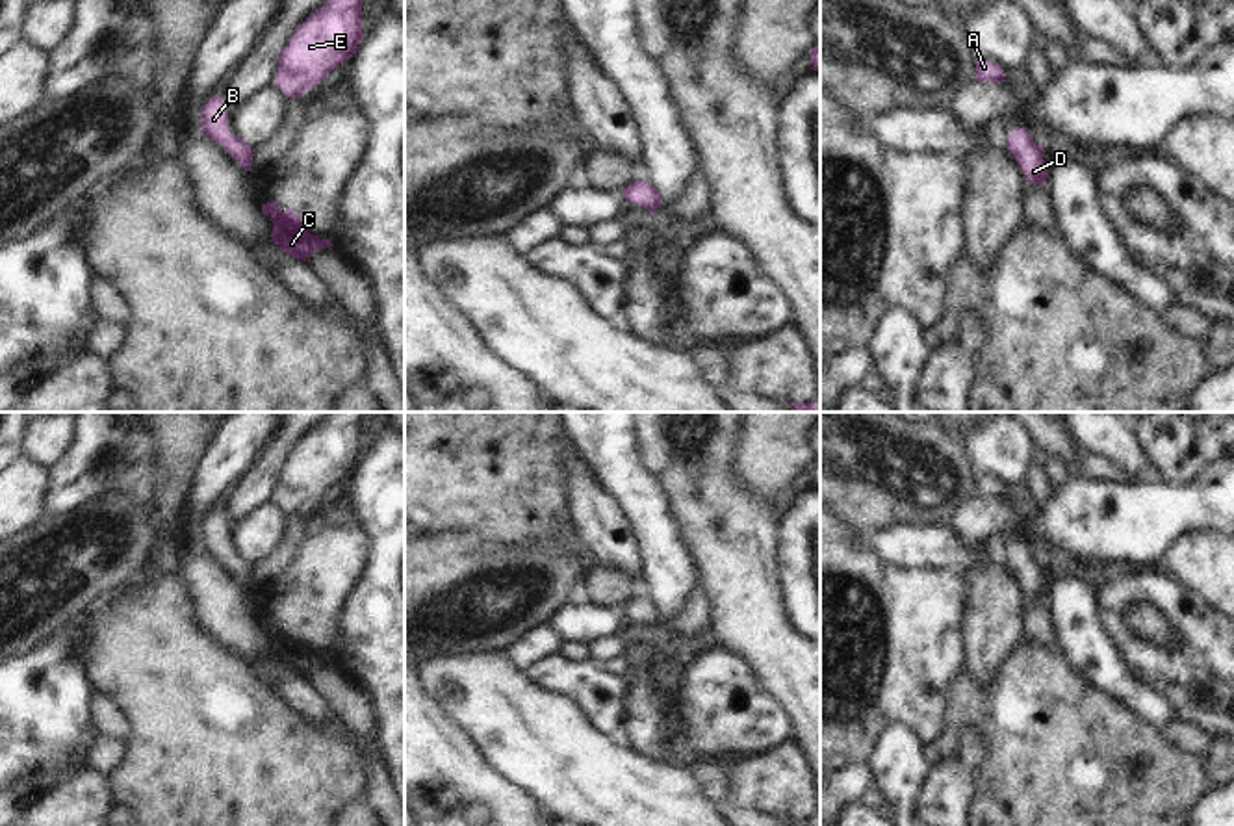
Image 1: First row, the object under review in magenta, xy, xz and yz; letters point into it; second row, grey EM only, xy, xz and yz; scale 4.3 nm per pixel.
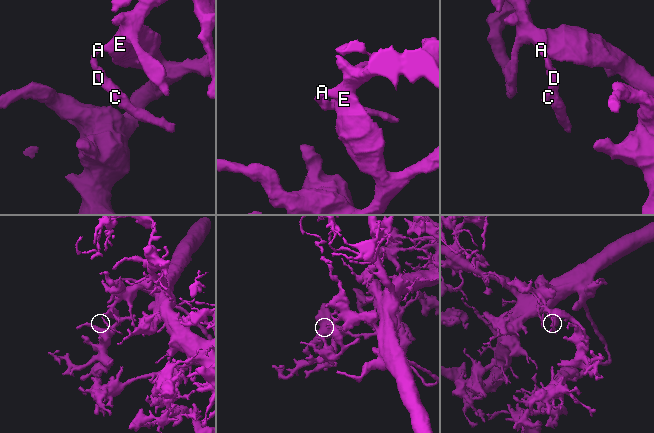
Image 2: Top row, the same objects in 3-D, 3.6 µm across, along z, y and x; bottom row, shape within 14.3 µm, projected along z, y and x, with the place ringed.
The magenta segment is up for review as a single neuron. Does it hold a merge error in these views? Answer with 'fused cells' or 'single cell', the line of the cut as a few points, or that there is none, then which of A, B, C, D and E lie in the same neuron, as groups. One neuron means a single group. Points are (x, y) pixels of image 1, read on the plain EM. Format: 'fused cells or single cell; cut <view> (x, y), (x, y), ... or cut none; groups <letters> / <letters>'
single cell; cut none; groups A B C D E

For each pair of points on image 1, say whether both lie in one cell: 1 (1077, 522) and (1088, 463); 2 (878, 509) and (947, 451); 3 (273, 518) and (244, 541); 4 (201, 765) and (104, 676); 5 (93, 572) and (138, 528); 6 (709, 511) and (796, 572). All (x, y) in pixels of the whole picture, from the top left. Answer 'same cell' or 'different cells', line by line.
1: different cells
2: same cell
3: same cell
4: same cell
5: same cell
6: different cells

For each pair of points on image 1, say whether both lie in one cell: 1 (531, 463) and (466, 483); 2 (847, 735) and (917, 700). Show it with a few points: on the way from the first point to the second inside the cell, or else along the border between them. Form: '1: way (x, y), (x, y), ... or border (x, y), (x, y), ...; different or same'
1: way (514, 463), (507, 463), (496, 474), (483, 474); same
2: way (863, 722), (886, 700), (900, 700); same

